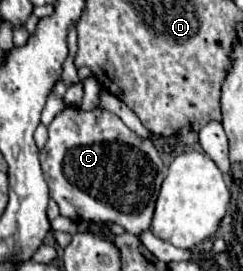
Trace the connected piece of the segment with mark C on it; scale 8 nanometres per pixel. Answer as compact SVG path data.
M66 107L48 125L48 141L44 145L44 151L40 151L40 165L50 187L50 197L60 207L60 215L72 219L74 223L82 219L118 223L132 235L140 235L140 231L150 227L154 203L164 179L164 163L152 141L140 139L136 133L132 133L118 115L102 107L96 107L90 113Z

